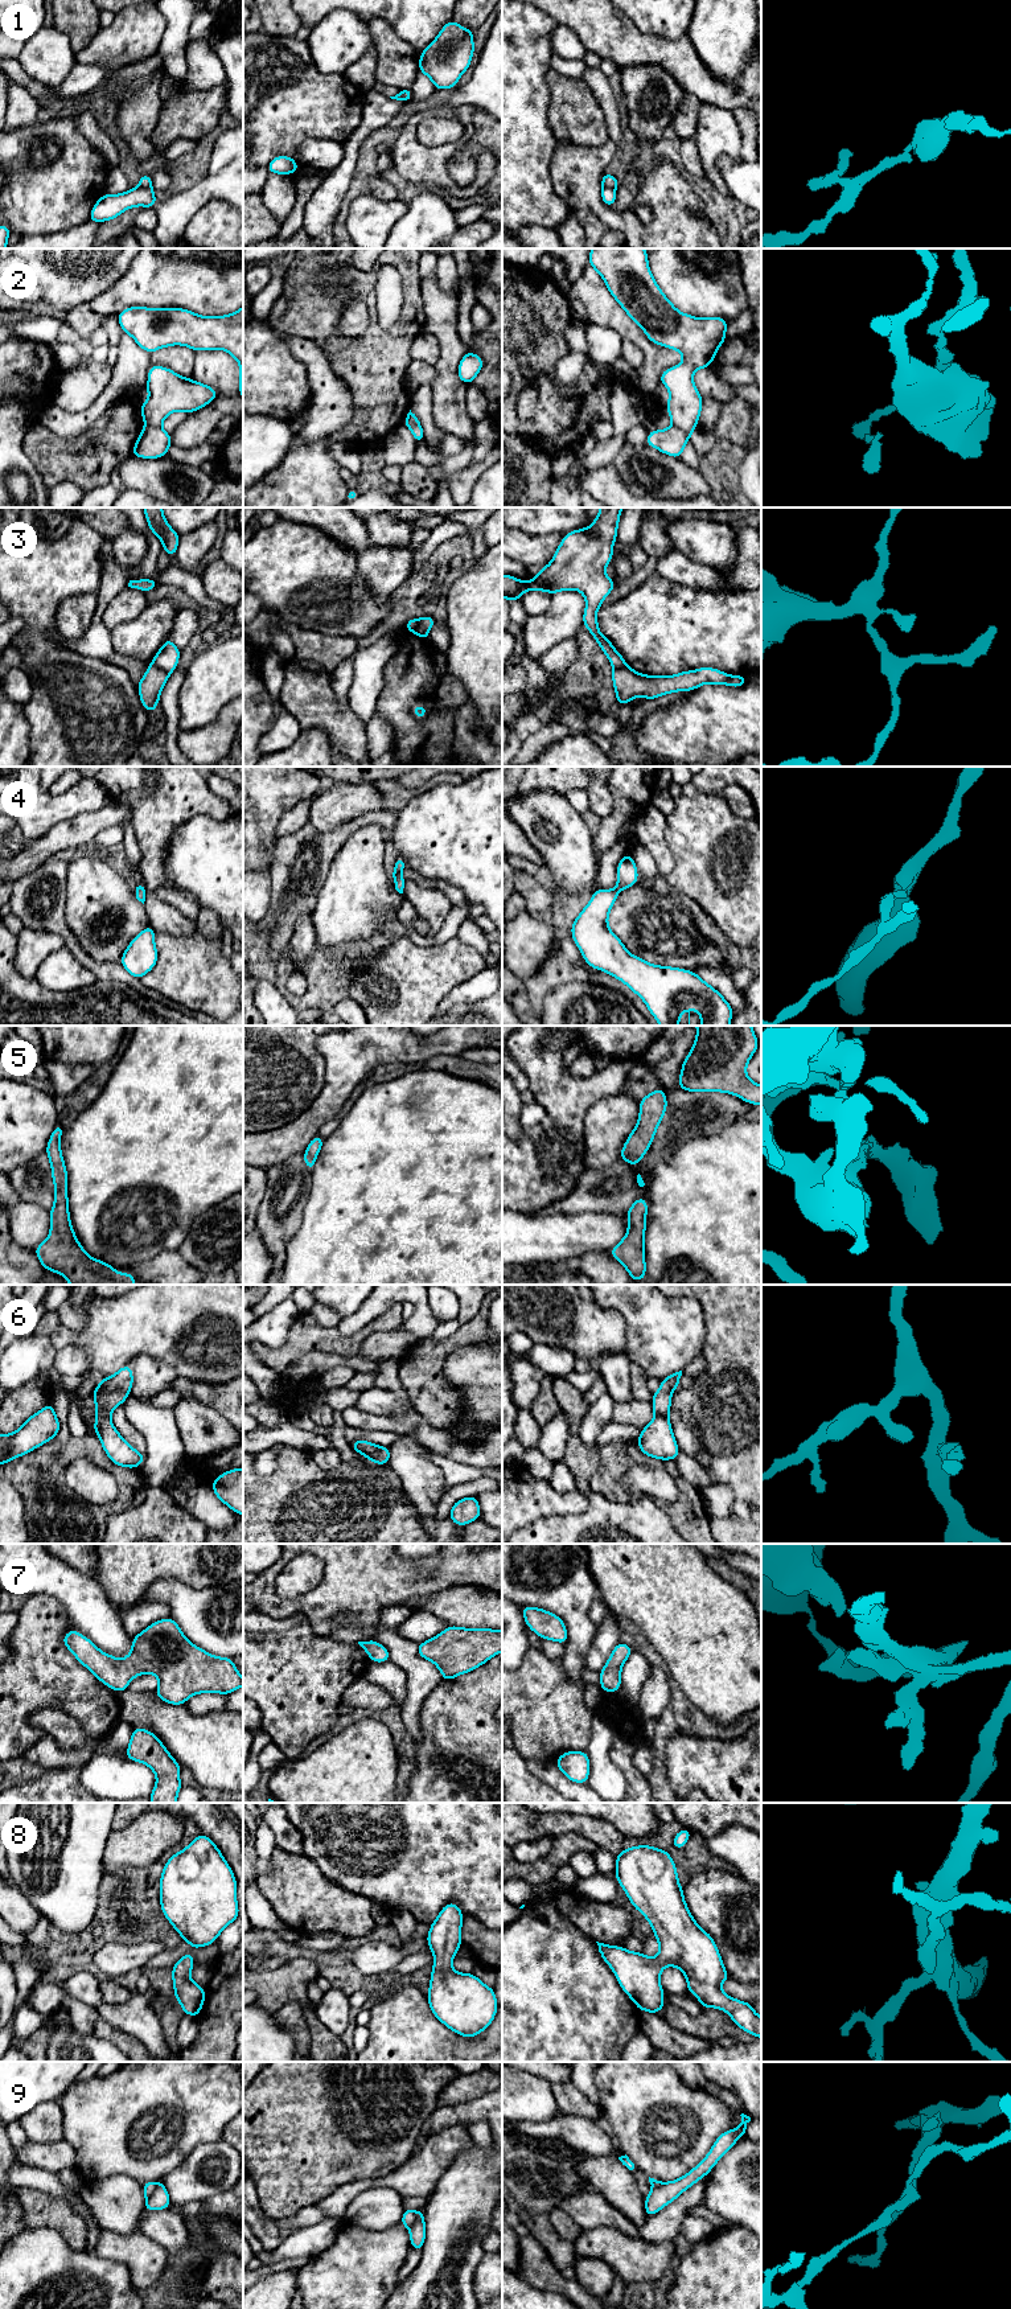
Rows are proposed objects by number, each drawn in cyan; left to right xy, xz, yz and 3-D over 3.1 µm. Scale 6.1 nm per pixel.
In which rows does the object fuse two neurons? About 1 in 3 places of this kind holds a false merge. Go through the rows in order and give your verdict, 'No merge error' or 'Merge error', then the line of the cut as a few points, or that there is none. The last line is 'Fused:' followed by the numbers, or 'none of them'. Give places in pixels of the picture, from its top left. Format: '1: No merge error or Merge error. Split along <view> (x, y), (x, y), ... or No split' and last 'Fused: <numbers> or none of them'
1: Merge error. Split along xy (140, 185), (151, 187)
2: Merge error. Split along yz (673, 424), (691, 434)
3: Merge error. Split along xy (151, 662), (168, 674)
4: No merge error. No split
5: No merge error. No split
6: No merge error. No split
7: No merge error. No split
8: No merge error. No split
9: Merge error. Split along xy (157, 2182), (147, 2198)
Fused: 1, 2, 3, 9

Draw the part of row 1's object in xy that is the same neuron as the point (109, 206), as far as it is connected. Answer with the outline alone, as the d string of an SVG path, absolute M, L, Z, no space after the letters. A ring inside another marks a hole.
M152 186L132 188L120 194L103 194L90 211L89 221L102 223L108 219L115 219L127 209L135 206L155 208L157 200Z

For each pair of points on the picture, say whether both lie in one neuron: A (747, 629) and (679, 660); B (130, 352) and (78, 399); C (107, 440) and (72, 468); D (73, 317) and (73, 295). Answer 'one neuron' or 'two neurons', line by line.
A: one neuron
B: two neurons
C: one neuron
D: two neurons

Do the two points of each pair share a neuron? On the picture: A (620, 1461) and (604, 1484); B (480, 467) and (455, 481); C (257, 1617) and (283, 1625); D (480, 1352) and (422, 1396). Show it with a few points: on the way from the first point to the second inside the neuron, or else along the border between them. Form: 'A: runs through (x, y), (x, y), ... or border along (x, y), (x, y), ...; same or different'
A: runs through (615, 1466), (608, 1473), (607, 1479); same
B: runs through (473, 472), (461, 481); same
C: runs through (263, 1623), (276, 1625); same
D: border along (456, 1348), (443, 1375), (463, 1404); different

